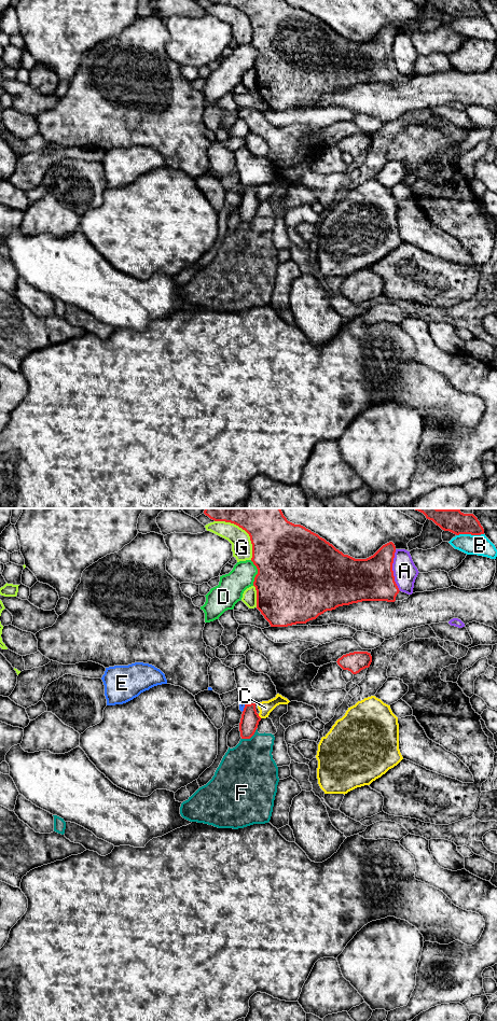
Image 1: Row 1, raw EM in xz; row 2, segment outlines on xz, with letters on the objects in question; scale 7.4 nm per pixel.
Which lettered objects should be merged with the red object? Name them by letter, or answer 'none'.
none

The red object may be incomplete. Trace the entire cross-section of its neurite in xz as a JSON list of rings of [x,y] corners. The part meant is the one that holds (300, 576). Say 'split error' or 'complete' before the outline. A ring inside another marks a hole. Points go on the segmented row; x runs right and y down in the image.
complete | [[[205,508],[204,514],[215,521],[234,523],[249,534],[251,561],[258,569],[253,582],[257,609],[271,627],[306,624],[327,611],[362,601],[395,602],[400,591],[392,571],[392,542],[367,559],[355,559],[305,527],[288,521],[280,508]]]

